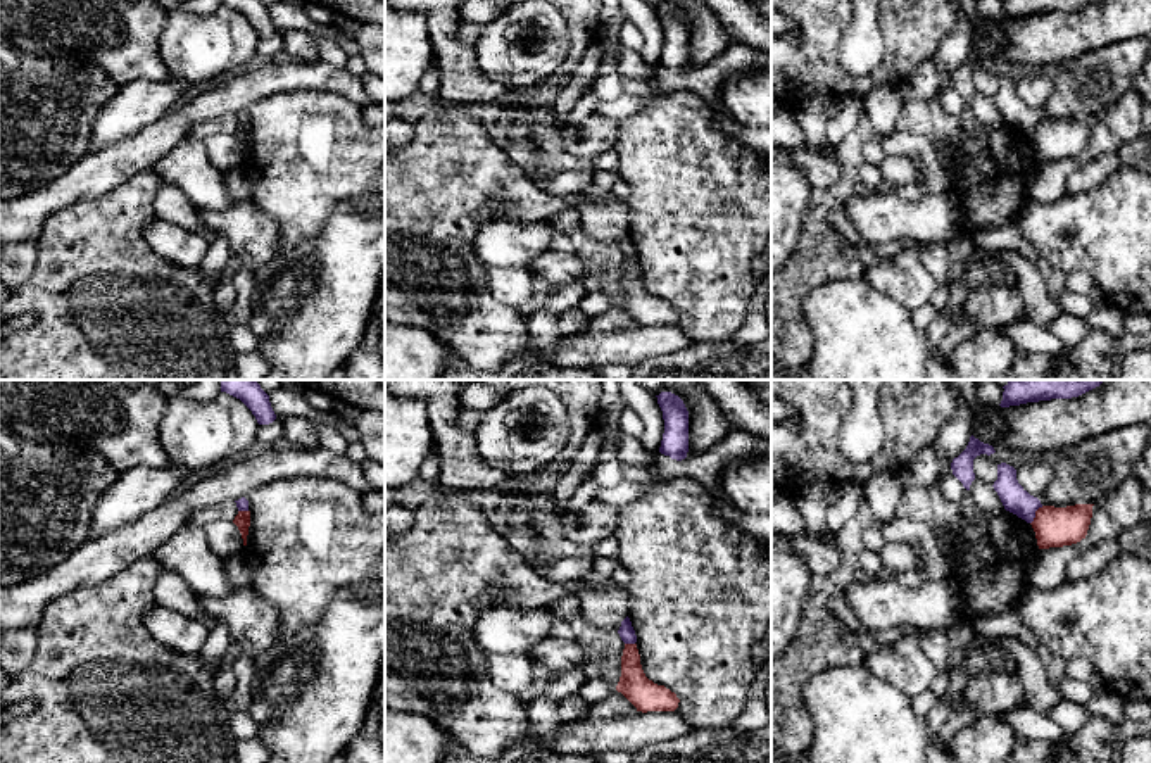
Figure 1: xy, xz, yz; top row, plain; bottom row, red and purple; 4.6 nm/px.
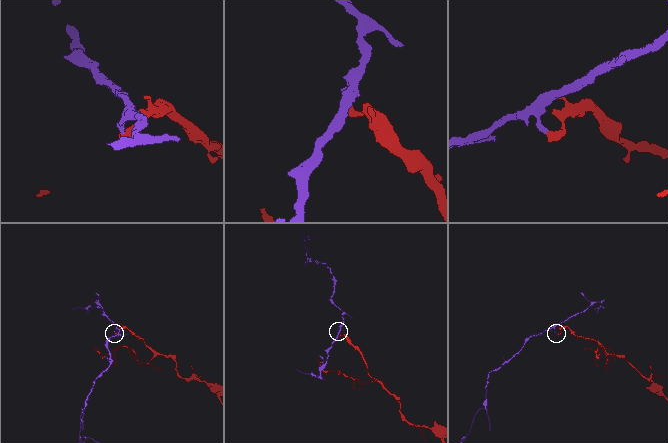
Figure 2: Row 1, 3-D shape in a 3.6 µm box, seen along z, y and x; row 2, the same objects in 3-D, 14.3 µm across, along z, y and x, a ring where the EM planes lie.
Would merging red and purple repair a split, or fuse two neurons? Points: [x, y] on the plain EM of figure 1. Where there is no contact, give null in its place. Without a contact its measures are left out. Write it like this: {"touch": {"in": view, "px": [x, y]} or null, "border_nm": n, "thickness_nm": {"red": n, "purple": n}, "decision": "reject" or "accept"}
{"touch": {"in": "yz", "px": [1036, 128]}, "border_nm": 110, "thickness_nm": {"red": 190, "purple": 120}, "decision": "reject"}

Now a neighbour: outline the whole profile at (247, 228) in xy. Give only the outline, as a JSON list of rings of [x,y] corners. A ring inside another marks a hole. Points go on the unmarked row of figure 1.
[[[252,200],[235,202],[217,212],[198,209],[198,218],[228,240],[231,255],[243,252],[257,264],[264,264],[276,254],[280,233],[269,214]]]

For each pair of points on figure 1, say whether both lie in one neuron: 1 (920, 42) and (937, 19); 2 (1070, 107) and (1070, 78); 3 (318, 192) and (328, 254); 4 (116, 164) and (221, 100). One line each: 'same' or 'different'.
1: same
2: same
3: different
4: same

